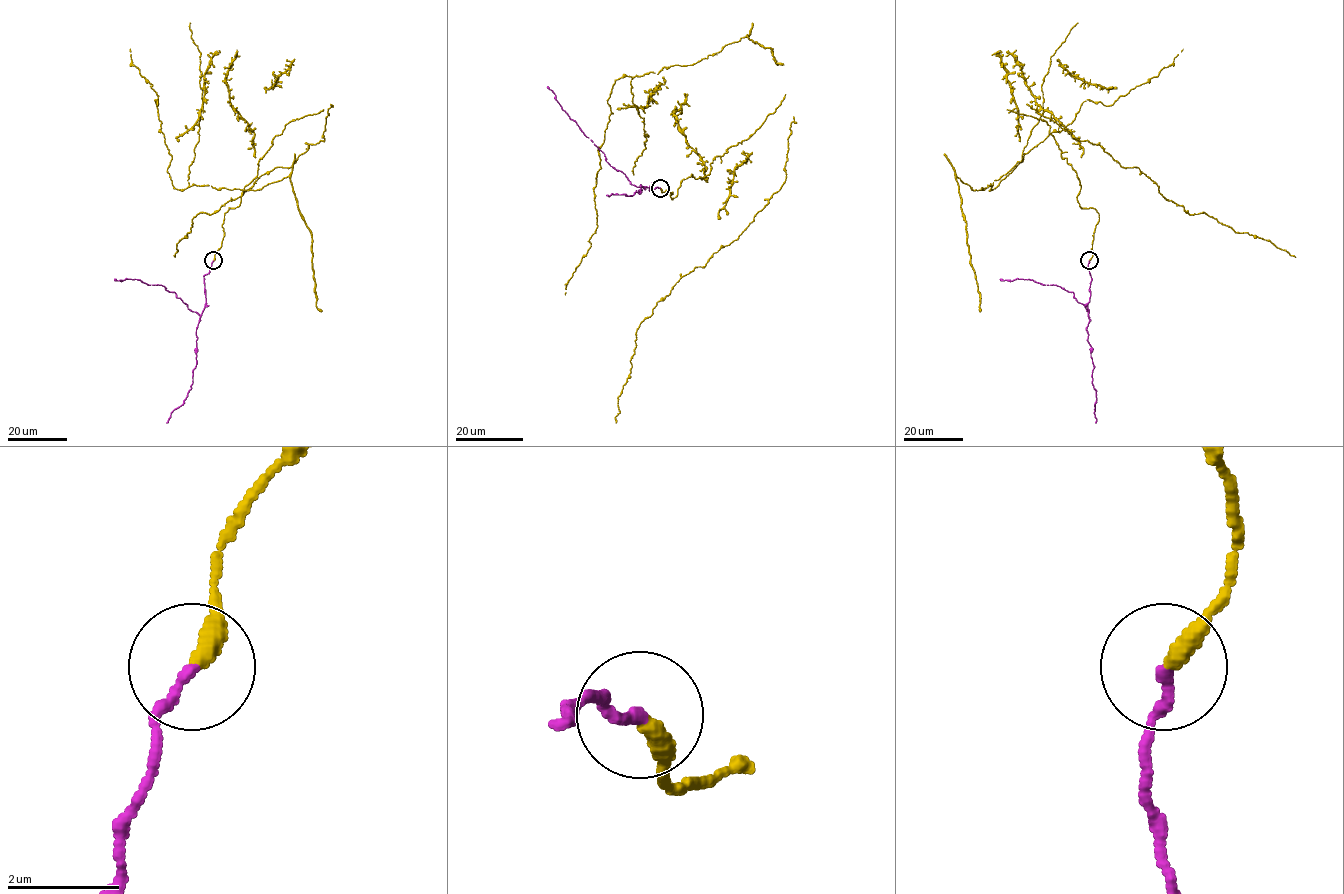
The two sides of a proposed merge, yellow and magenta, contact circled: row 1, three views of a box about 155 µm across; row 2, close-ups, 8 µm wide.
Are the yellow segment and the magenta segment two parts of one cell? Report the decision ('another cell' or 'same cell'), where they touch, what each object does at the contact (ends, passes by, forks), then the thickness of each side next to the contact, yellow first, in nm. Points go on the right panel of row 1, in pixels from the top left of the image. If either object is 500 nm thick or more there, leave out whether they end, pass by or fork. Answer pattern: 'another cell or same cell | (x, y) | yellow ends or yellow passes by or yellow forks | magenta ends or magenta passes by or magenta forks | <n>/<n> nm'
same cell | (1089, 260) | yellow ends | magenta ends | 360/200 nm

